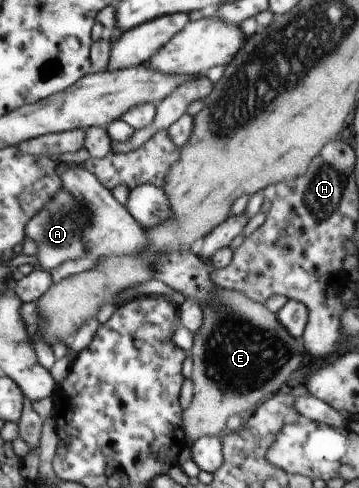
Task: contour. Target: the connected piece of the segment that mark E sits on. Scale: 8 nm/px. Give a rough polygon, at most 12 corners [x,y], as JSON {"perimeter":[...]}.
{"perimeter":[[220,287],[189,350],[188,448],[298,368],[275,313]]}

